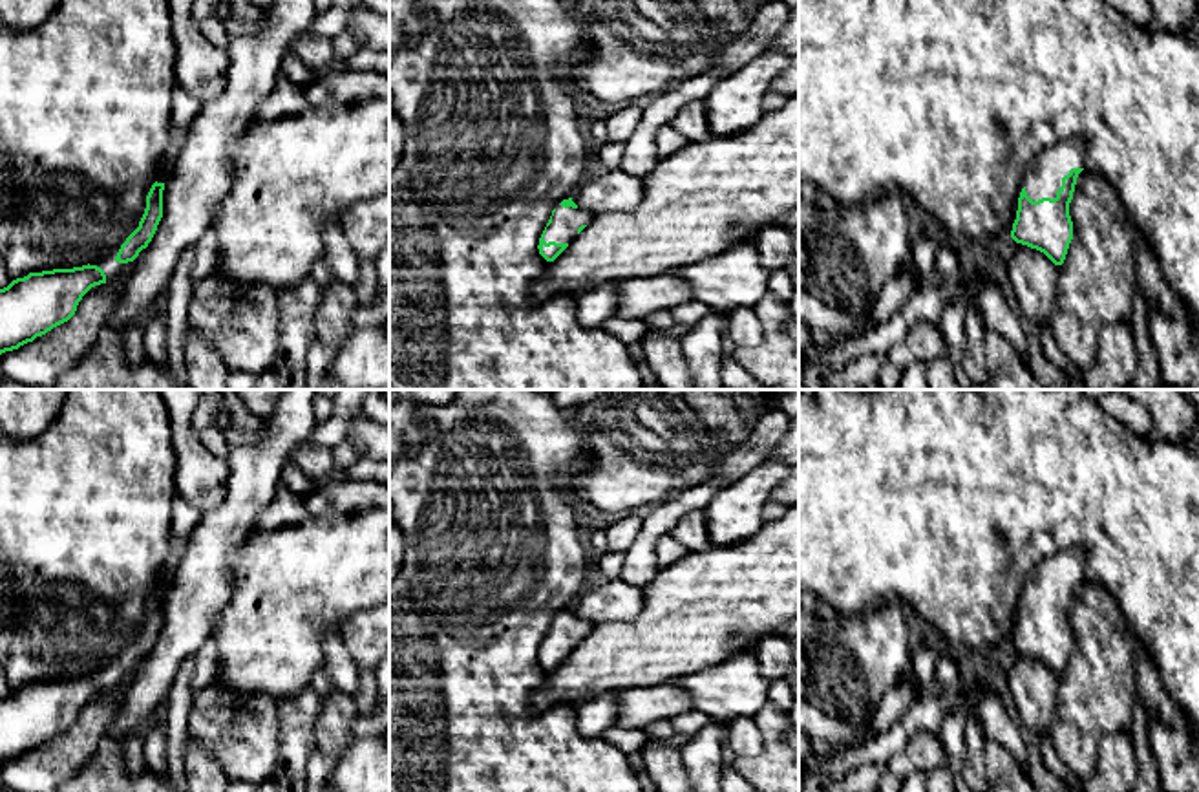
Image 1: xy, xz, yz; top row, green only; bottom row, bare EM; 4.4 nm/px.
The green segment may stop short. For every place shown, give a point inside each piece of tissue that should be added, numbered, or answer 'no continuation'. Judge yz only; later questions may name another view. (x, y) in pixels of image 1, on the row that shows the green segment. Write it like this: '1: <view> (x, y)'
1: yz (1044, 176)

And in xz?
1: xz (565, 222)

